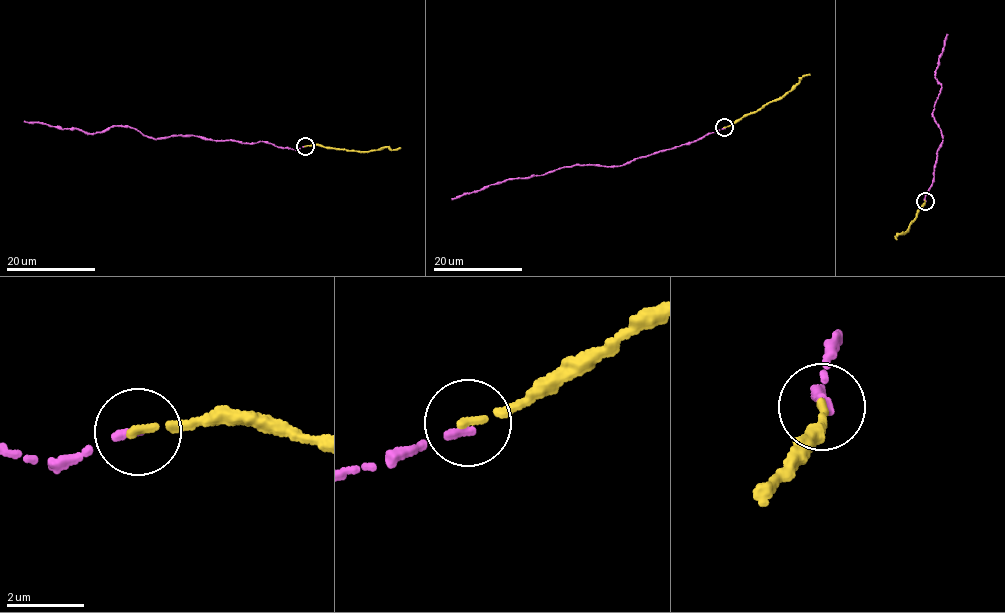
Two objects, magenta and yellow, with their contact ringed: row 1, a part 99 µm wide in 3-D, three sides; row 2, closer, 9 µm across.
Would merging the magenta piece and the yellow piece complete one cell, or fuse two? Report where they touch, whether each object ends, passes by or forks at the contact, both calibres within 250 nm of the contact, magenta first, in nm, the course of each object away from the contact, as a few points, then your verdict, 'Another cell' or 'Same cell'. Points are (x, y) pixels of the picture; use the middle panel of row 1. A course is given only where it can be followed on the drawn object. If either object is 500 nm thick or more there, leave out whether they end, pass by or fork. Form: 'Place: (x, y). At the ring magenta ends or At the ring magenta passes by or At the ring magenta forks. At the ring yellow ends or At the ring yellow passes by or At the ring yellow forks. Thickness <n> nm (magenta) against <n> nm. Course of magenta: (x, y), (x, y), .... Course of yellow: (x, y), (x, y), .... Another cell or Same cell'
Place: (724, 127). At the ring magenta ends. At the ring yellow ends. Thickness 220 nm (magenta) against 200 nm. Course of magenta: (725, 128), (622, 165), (575, 165), (544, 175), (512, 178), (451, 198). Course of yellow: (725, 127), (782, 98), (795, 88), (802, 76), (809, 74). Same cell

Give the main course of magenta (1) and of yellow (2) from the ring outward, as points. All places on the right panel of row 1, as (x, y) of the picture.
1: (925, 201), (925, 195), (934, 177), (936, 153), (943, 141), (932, 113), (941, 88), (934, 74), (946, 34)
2: (924, 201), (908, 231), (896, 238)

